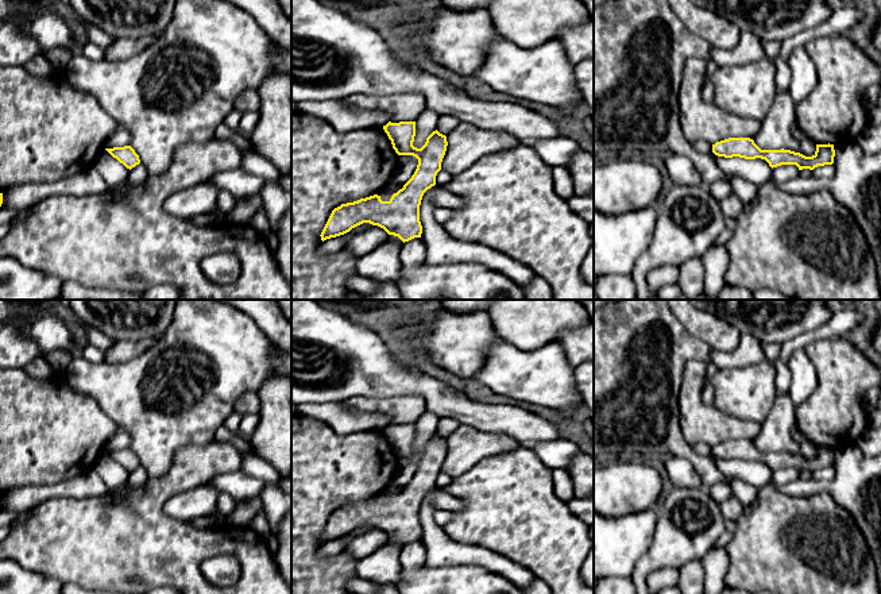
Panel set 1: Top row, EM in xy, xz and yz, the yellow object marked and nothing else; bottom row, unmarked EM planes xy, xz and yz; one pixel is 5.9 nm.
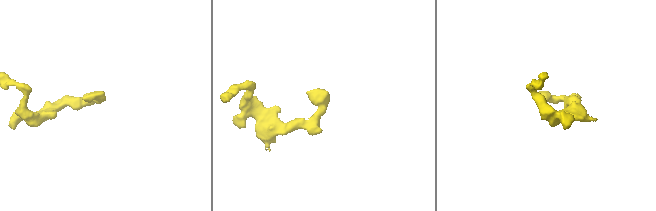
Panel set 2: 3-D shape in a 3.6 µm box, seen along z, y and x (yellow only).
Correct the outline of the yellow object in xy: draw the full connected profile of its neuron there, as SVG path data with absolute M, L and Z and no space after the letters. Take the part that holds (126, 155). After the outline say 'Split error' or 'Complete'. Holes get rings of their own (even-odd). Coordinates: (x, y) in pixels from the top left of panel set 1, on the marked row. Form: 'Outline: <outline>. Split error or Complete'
Outline: M131 146L113 147L105 150L130 170L140 163L139 155Z. Complete

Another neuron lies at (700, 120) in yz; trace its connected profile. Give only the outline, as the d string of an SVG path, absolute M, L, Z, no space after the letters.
M698 57L687 59L684 65L679 109L685 139L691 143L706 140L711 146L729 138L753 139L762 120L734 115L718 107L712 100L703 100L706 66L707 62Z

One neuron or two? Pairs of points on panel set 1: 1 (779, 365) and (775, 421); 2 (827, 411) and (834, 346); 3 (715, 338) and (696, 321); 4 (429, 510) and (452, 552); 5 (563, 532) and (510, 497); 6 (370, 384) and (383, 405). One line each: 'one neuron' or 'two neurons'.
1: one neuron
2: one neuron
3: one neuron
4: one neuron
5: one neuron
6: two neurons

